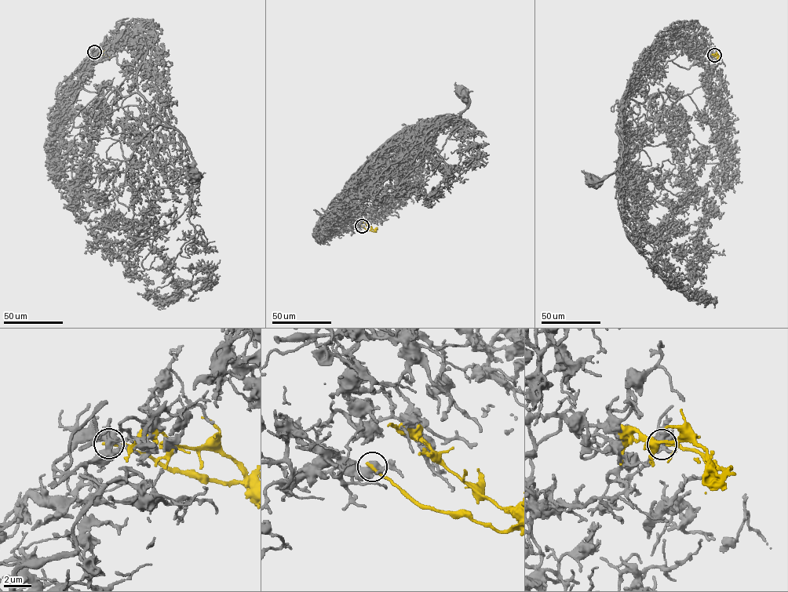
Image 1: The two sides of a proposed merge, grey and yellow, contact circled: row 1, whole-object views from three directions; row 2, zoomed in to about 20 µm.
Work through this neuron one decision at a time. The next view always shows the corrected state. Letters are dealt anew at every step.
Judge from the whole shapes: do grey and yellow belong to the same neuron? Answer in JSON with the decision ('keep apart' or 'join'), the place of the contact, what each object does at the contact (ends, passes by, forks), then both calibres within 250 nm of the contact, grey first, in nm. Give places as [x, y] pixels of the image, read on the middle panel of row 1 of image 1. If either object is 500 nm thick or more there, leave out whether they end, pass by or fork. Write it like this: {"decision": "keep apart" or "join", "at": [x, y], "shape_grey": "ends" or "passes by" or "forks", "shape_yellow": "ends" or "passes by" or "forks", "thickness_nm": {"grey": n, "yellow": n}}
{"decision": "keep apart", "at": [362, 226], "shape_grey": "forks", "shape_yellow": "ends", "thickness_nm": {"grey": 440, "yellow": 280}}

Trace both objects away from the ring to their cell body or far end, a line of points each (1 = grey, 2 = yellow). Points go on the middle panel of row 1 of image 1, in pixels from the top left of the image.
1: (362, 226), (357, 223), (364, 195), (403, 151), (404, 138), (428, 121), (460, 123), (466, 107), (461, 92)
2: (362, 226), (374, 230), (363, 222)

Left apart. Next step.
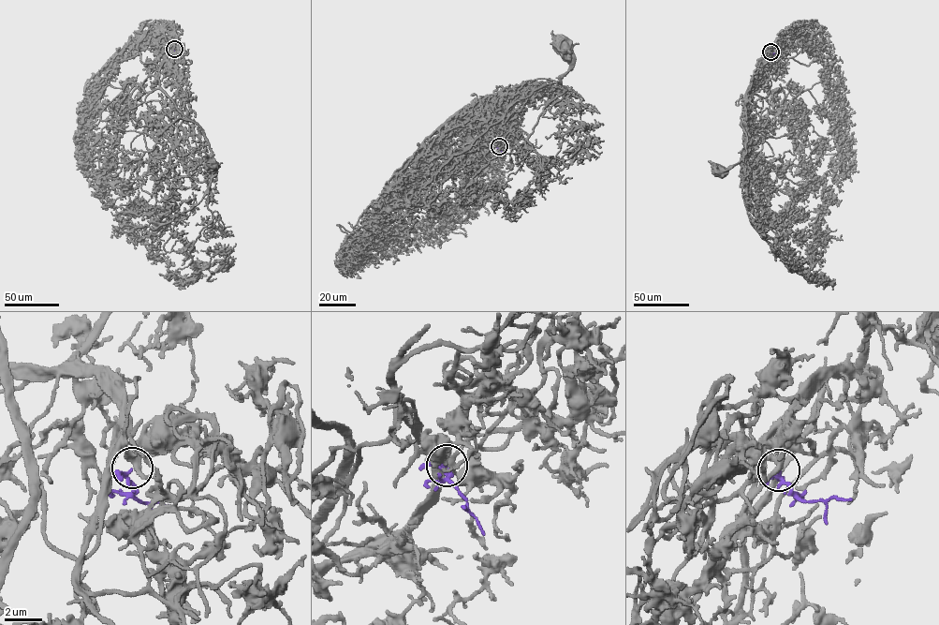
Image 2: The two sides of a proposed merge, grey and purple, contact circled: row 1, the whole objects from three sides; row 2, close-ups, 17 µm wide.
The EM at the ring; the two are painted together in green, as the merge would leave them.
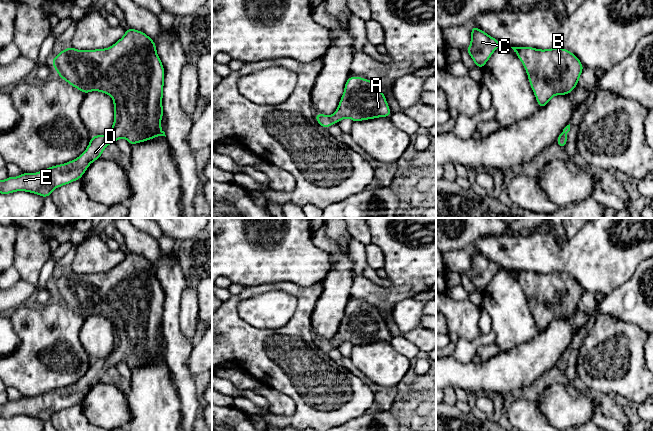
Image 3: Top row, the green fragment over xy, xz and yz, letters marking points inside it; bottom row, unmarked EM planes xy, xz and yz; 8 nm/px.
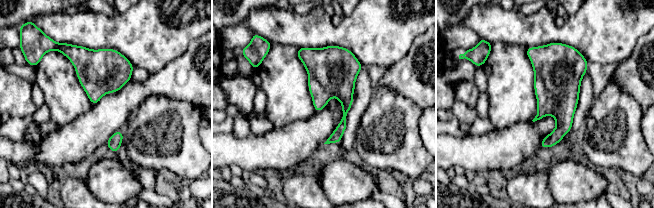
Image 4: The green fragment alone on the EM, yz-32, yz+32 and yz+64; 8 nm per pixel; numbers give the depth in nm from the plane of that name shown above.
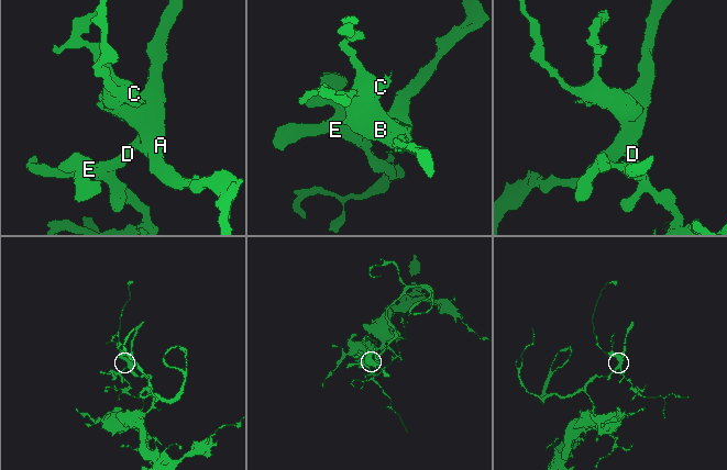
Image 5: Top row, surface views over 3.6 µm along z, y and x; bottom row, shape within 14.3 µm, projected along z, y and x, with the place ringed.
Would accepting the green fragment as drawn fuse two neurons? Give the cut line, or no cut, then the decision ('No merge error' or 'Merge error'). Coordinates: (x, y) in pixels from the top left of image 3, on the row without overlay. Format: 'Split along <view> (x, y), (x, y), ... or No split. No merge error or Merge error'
No split. No merge error

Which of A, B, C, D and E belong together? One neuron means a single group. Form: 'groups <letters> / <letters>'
groups A B C D E

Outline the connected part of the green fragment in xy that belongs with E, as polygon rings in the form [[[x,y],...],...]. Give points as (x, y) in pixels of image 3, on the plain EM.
[[[126,252],[124,260],[106,273],[77,274],[66,272],[52,284],[58,300],[84,319],[90,315],[99,315],[110,319],[114,327],[114,347],[107,359],[93,359],[86,374],[76,383],[64,388],[48,391],[37,397],[23,396],[18,401],[8,400],[0,405],[0,418],[25,415],[51,420],[54,413],[82,402],[89,389],[101,381],[110,367],[126,362],[130,370],[165,360],[161,353],[164,340],[162,323],[165,294],[156,275],[156,267],[144,256]]]

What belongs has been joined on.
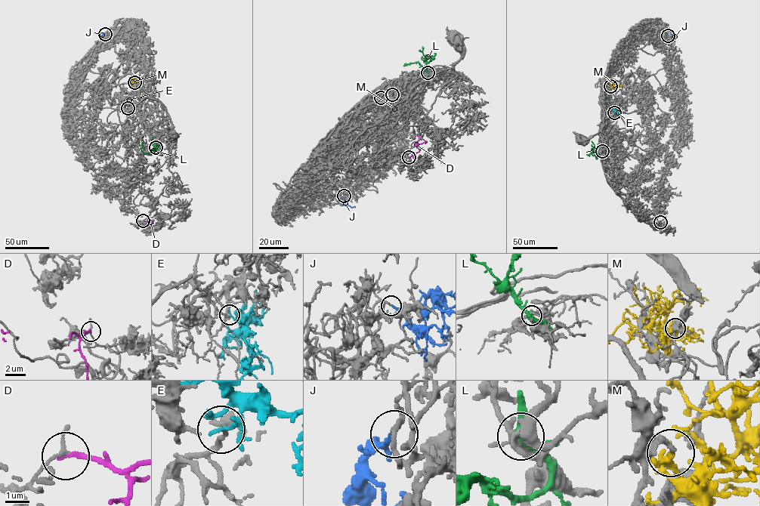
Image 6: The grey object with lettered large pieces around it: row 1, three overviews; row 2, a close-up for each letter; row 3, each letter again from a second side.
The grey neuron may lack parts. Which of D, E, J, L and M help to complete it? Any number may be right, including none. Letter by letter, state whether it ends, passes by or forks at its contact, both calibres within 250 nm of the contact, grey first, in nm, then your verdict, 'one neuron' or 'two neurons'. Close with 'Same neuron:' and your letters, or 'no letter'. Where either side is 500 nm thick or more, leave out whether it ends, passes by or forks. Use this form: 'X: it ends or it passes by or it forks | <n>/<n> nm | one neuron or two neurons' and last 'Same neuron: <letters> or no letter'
D: it ends | 180/180 nm | two neurons
E: it ends | 140/170 nm | two neurons
J: it ends | 190/200 nm | one neuron
L: it passes by | 240/280 nm | two neurons
M: it ends | 240/360 nm | two neurons
Same neuron: J

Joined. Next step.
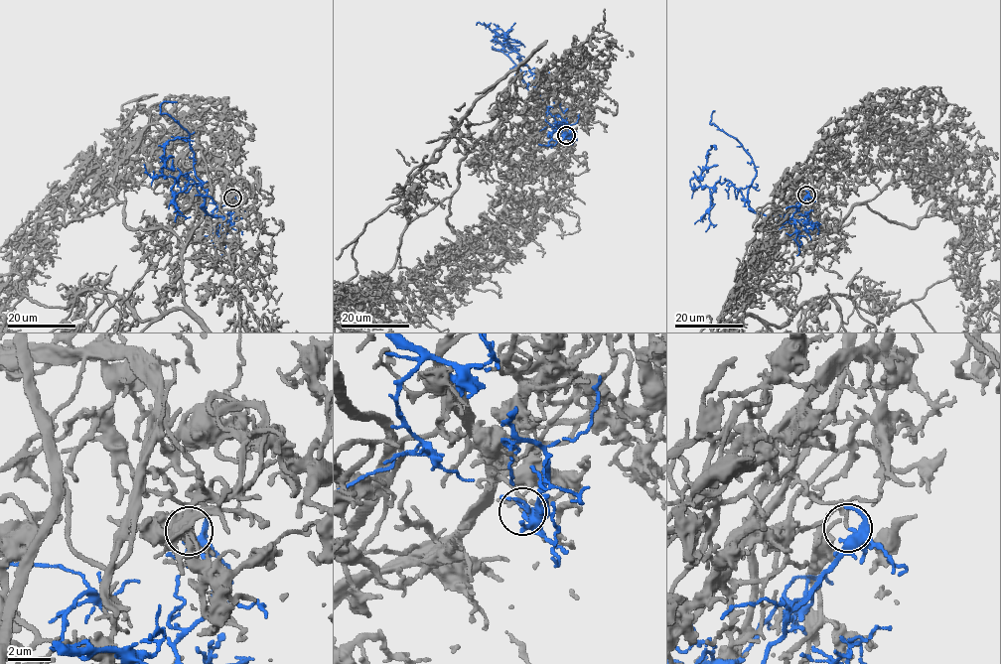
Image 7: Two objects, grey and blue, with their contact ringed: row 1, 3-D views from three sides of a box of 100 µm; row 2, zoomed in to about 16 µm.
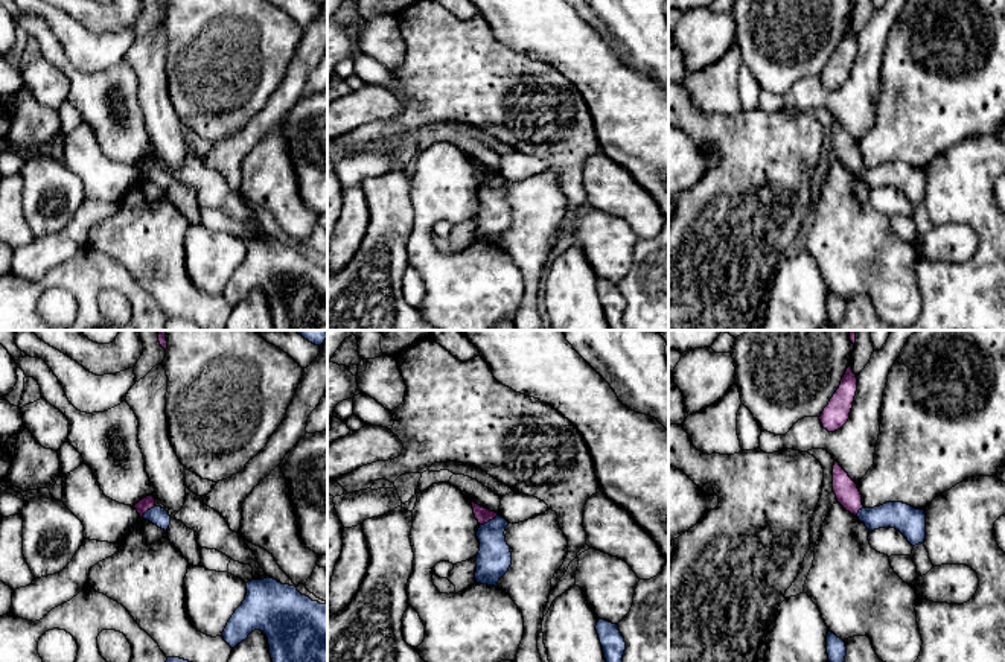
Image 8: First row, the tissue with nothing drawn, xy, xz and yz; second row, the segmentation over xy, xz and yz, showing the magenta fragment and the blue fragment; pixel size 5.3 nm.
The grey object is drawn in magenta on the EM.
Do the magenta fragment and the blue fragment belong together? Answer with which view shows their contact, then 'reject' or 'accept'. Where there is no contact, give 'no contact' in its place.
contact in xz; reject

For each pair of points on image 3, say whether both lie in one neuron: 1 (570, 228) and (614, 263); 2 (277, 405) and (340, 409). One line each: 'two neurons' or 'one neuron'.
1: two neurons
2: two neurons

